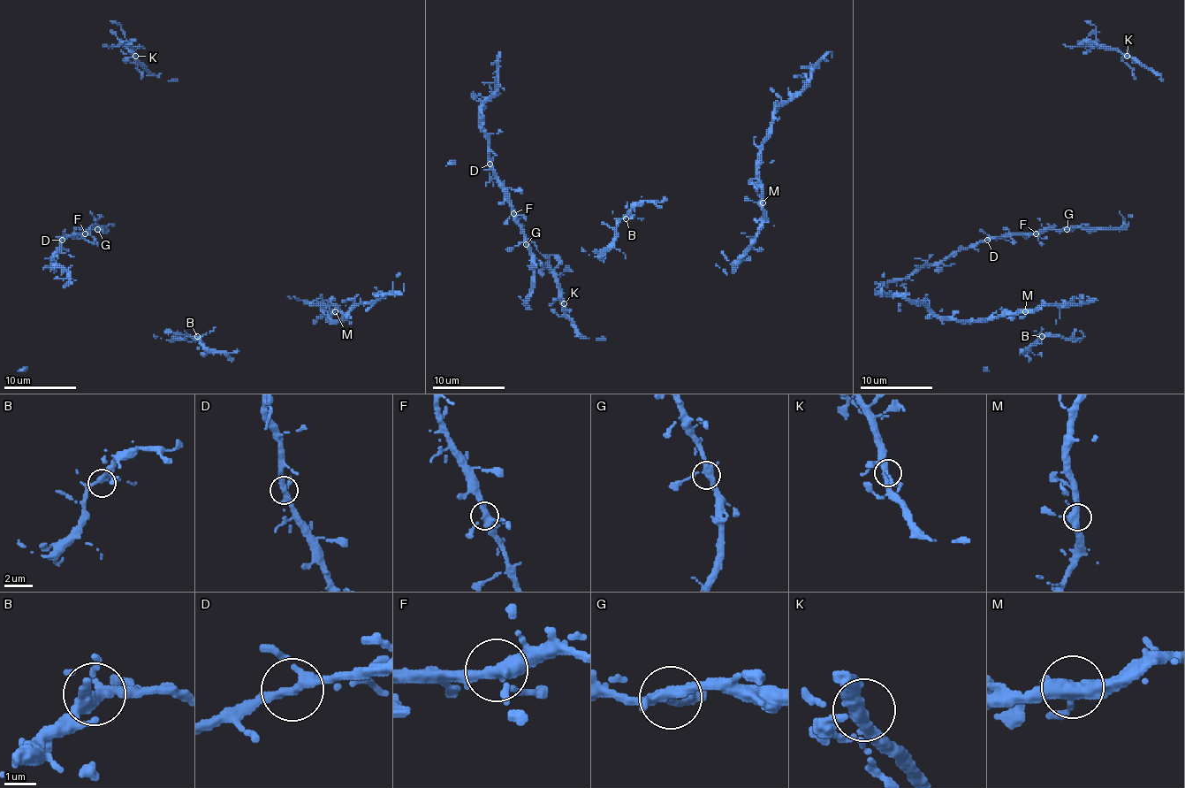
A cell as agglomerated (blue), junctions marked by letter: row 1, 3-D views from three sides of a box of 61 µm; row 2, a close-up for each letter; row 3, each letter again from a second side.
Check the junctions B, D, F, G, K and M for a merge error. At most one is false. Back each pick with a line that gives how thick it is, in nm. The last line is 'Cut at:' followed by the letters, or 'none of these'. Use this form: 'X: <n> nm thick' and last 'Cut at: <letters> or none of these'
Cut at: none of these

